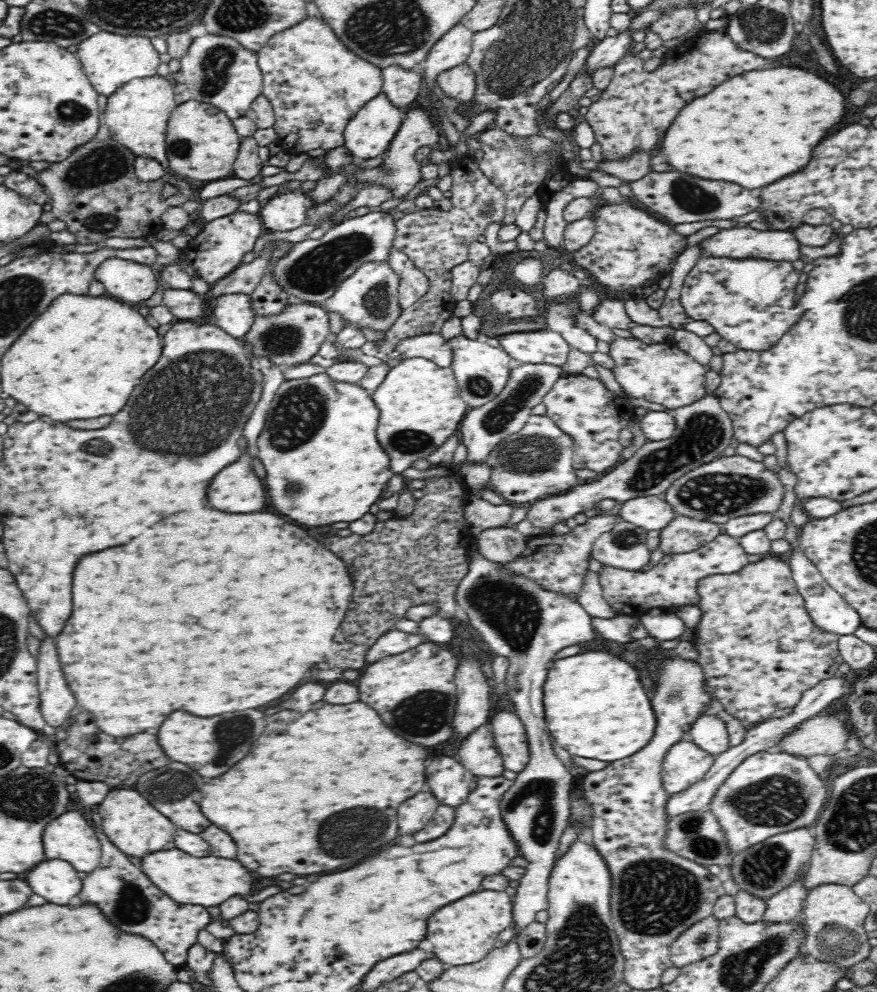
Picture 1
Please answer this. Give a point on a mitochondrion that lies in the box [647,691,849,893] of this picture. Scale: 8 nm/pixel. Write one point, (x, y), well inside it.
(776, 800)

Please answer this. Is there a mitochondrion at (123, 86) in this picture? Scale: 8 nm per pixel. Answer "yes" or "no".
no

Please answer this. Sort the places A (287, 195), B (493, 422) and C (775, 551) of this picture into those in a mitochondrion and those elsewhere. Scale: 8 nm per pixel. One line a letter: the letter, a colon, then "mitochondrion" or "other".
A: other
B: mitochondrion
C: other

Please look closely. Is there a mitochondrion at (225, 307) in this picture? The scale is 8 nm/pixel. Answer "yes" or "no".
no

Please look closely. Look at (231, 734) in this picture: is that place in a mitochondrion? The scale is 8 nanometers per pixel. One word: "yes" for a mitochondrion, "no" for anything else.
yes

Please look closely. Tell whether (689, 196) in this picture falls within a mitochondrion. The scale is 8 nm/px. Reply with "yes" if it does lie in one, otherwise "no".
yes

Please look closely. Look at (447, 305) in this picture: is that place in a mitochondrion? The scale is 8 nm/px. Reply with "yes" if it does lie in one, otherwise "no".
no

